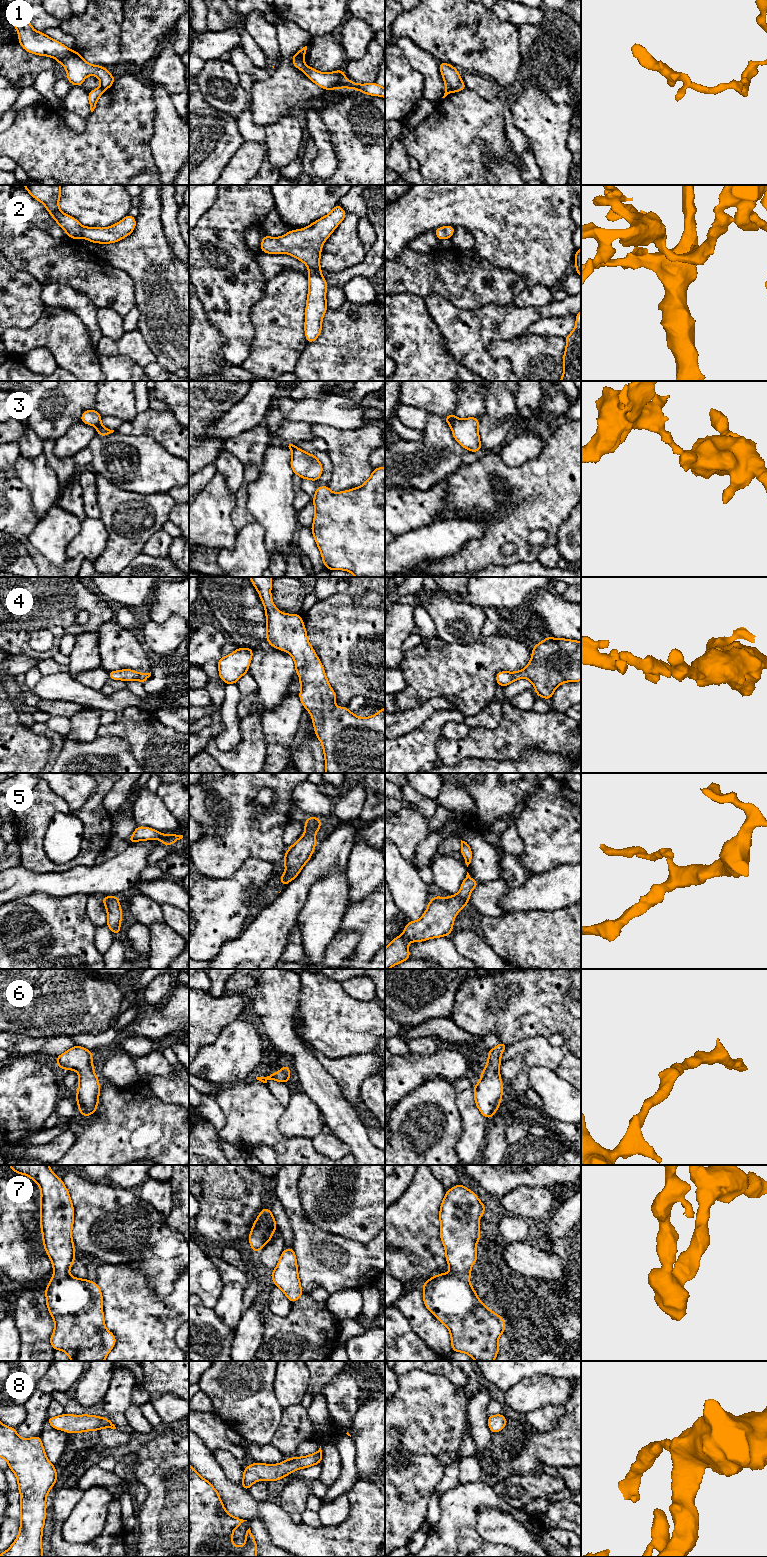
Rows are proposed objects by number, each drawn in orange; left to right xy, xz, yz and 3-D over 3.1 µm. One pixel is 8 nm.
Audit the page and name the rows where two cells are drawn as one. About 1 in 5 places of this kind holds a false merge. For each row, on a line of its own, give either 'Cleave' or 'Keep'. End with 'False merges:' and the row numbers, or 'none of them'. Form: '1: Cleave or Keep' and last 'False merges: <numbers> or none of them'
1: Cleave
2: Keep
3: Cleave
4: Keep
5: Keep
6: Keep
7: Keep
8: Keep
False merges: 1, 3

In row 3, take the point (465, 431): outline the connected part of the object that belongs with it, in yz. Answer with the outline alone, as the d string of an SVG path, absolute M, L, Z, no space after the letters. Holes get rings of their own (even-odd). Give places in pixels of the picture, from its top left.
M468 417L457 419L451 426L455 440L465 449L471 452L481 451L481 442L478 432L479 419Z

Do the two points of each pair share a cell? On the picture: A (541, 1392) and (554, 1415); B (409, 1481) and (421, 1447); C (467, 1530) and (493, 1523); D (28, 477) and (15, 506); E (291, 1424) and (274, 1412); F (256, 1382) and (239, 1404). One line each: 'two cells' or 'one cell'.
A: two cells
B: two cells
C: two cells
D: two cells
E: two cells
F: one cell

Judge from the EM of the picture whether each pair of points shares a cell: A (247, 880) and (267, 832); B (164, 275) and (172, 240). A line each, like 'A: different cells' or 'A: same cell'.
A: different cells
B: different cells

